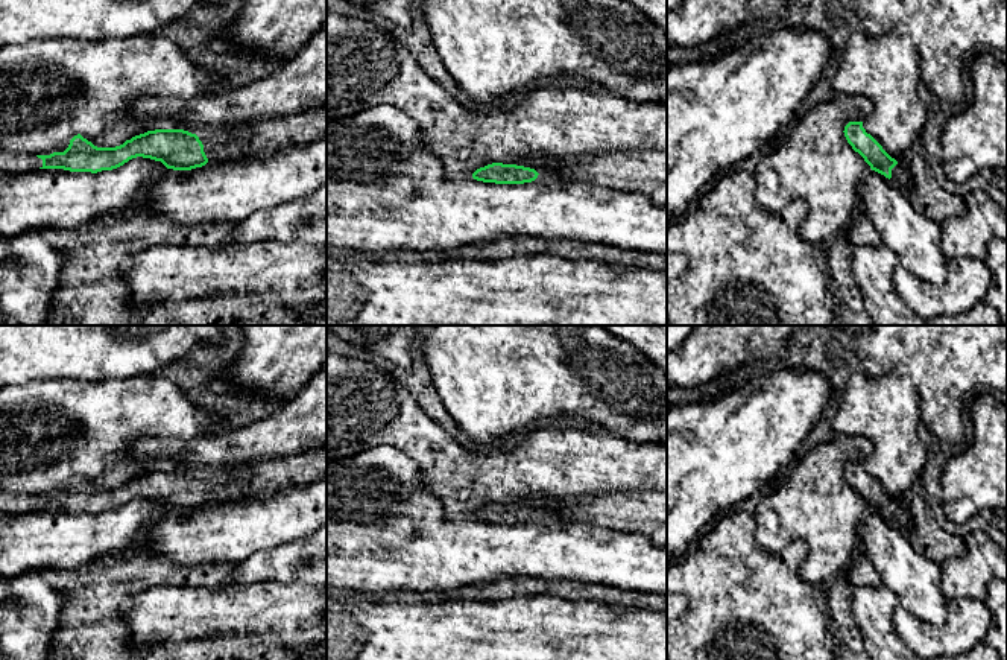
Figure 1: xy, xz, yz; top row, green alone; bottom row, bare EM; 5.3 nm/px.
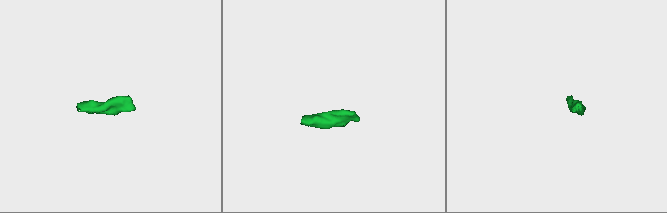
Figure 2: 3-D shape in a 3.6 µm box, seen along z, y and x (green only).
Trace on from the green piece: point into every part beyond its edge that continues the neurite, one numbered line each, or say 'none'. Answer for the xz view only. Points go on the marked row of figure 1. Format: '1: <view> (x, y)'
1: xz (646, 172)

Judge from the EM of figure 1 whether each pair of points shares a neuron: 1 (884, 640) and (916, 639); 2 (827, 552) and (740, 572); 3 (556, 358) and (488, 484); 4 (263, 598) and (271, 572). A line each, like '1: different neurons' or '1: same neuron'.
1: different neurons
2: different neurons
3: different neurons
4: different neurons

